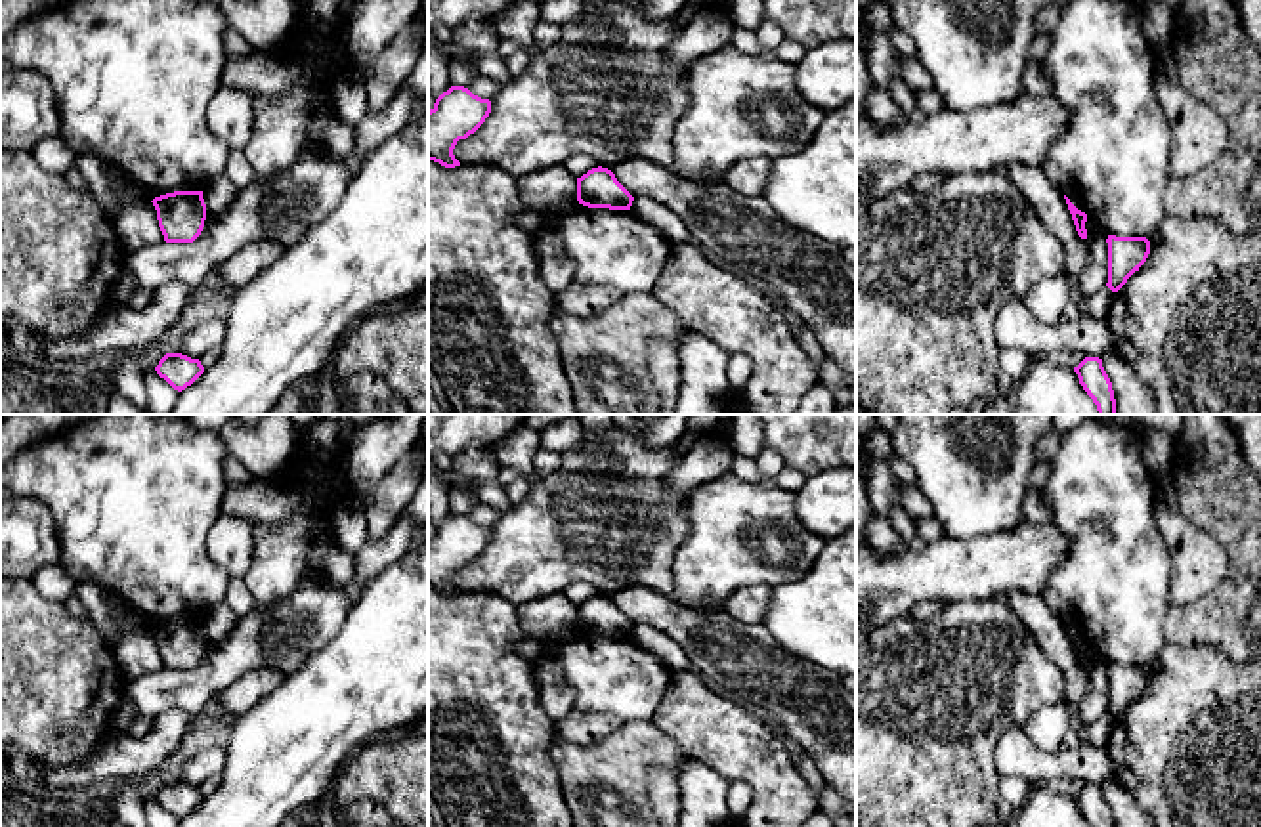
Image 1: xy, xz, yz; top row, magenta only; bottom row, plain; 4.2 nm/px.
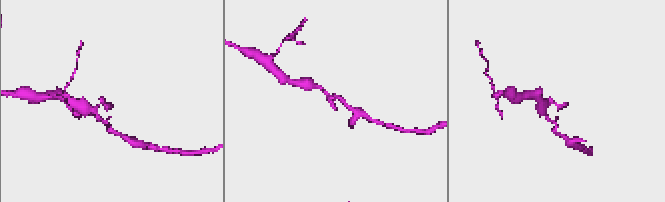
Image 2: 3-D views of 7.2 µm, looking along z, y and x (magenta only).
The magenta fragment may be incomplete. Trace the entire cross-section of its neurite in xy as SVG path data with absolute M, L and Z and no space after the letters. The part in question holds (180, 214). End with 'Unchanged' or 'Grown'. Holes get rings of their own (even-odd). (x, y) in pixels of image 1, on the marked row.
M174 191L151 202L166 243L193 243L201 235L206 220L203 191Z. Unchanged

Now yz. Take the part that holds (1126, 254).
M1108 235L1108 283L1112 292L1118 292L1127 279L1139 271L1150 254L1146 237L1116 237Z. Unchanged

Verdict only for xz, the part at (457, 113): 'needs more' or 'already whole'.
already whole

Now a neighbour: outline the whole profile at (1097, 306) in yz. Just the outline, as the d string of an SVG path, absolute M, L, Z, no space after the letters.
M1104 286L1087 300L1085 313L1093 319L1106 319L1114 292Z

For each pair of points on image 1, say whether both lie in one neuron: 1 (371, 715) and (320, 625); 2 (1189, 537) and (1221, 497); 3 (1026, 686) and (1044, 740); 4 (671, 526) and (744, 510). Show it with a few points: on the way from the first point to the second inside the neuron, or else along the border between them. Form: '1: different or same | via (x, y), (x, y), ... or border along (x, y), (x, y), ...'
1: different | border along (354, 602), (342, 627), (297, 671)
2: different | border along (1175, 486), (1177, 508), (1206, 531), (1227, 558)
3: different | border along (1065, 701), (1042, 705), (1023, 726)
4: different | border along (686, 493), (686, 539), (671, 564)

